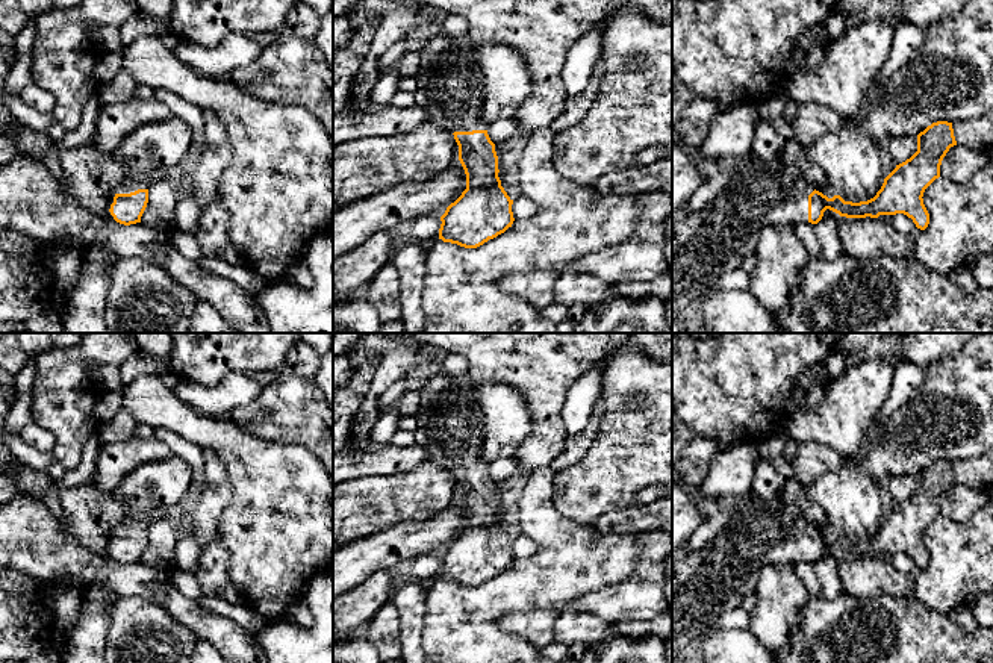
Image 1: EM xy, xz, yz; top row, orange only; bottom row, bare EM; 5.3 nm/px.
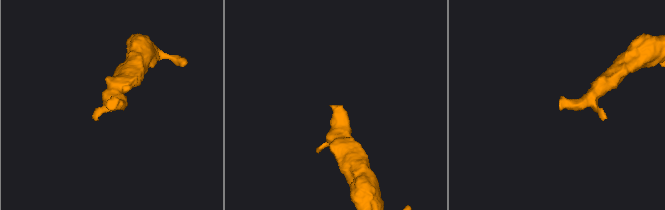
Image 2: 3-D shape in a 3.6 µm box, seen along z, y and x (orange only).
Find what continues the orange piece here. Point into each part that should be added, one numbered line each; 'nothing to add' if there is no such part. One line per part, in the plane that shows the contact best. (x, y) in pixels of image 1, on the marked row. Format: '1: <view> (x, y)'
1: xy (129, 185)

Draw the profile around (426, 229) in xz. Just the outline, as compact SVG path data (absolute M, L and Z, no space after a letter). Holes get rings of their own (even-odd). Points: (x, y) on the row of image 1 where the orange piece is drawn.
M431 213L422 215L412 221L410 239L430 244L439 238L440 218Z

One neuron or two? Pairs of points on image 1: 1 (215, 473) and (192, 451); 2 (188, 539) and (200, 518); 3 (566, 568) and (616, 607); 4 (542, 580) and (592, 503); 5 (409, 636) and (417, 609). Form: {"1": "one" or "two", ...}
{"1": "two", "2": "two", "3": "two", "4": "two", "5": "one"}

